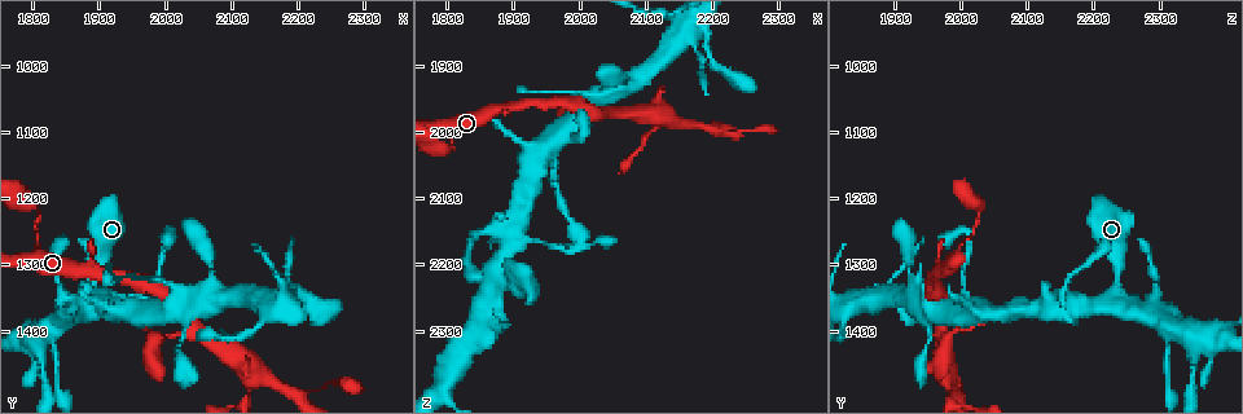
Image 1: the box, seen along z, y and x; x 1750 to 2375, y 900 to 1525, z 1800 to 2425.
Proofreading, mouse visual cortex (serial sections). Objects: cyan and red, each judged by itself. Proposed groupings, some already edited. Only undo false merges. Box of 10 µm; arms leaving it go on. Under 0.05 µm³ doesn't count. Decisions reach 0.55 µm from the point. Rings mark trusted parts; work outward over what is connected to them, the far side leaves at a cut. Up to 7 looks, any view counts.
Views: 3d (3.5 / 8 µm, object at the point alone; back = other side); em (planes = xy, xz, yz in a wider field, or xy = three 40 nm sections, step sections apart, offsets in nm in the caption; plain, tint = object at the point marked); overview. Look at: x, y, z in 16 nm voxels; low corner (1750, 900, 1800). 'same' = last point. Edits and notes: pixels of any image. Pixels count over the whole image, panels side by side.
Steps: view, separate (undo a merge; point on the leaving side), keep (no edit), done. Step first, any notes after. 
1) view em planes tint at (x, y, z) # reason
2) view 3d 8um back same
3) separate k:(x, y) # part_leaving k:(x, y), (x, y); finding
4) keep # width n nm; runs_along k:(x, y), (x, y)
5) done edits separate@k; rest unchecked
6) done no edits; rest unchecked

view 3d 3.5um at (2135, 1455, 1980) # side arm on a straight run

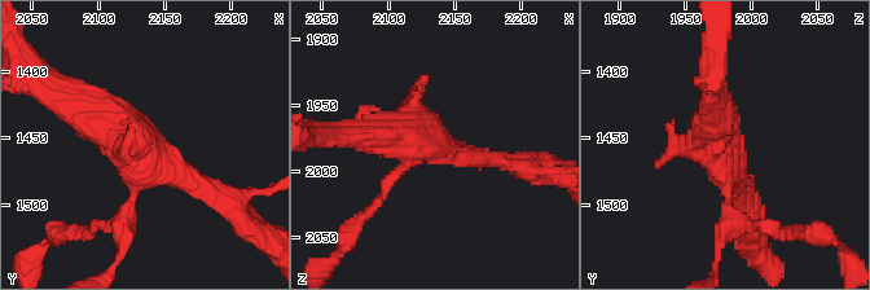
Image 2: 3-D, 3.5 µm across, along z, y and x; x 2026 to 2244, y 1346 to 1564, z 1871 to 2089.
view em xy step 2 tint at (2136, 1458, 1980) # now the EM

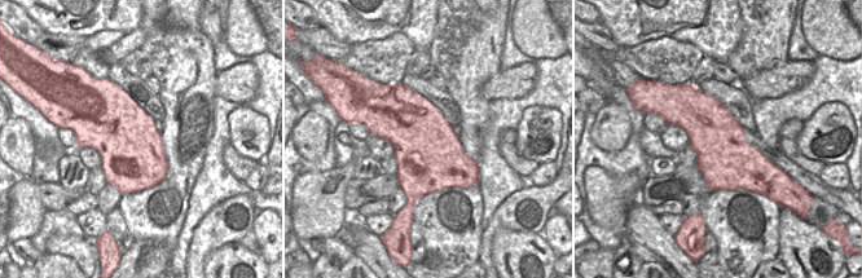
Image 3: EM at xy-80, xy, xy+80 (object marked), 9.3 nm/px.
keep # runs_along 2:(74, 106), (216, 194); all the same cell

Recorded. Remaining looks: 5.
view 3d 3.5um at (1885, 1350, 2230) # arms part here

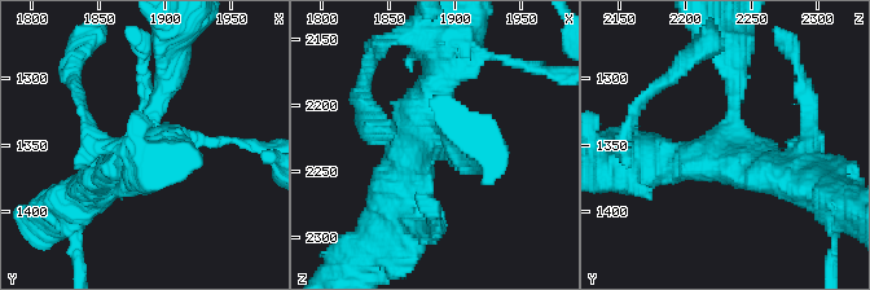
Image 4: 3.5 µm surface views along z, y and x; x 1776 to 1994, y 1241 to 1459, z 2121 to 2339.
view em xy step 1 tint at (1880, 1350, 2228) # now the EM

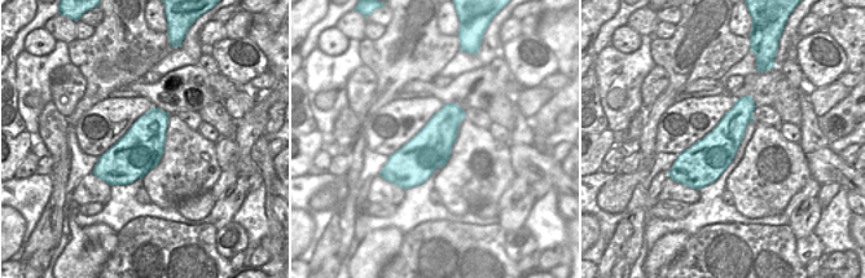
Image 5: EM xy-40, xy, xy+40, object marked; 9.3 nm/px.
keep # width 400 nm; runs_along 4:(736, 67), (733, 119), (710, 154), (644, 158); all the same cell

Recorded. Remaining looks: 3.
view 3d 8um at (2005, 1265, 2015) # abrupt turn

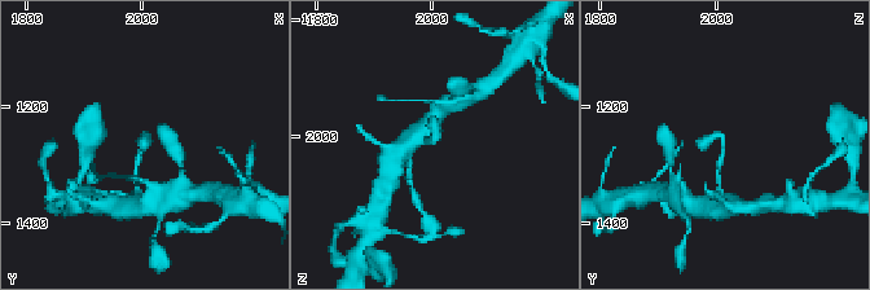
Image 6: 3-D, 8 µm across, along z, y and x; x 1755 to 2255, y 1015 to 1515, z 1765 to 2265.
view em xy step 5 tint same

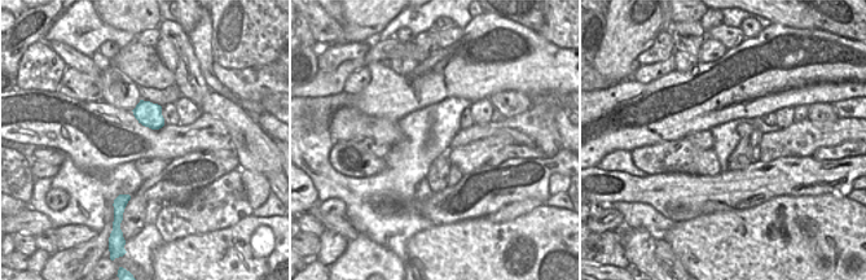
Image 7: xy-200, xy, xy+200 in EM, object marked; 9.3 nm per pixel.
keep # runs_along 6:(720, 180), (723, 139), (715, 136), (701, 149); all the same cell

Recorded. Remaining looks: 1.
done no edits; rest unchecked

